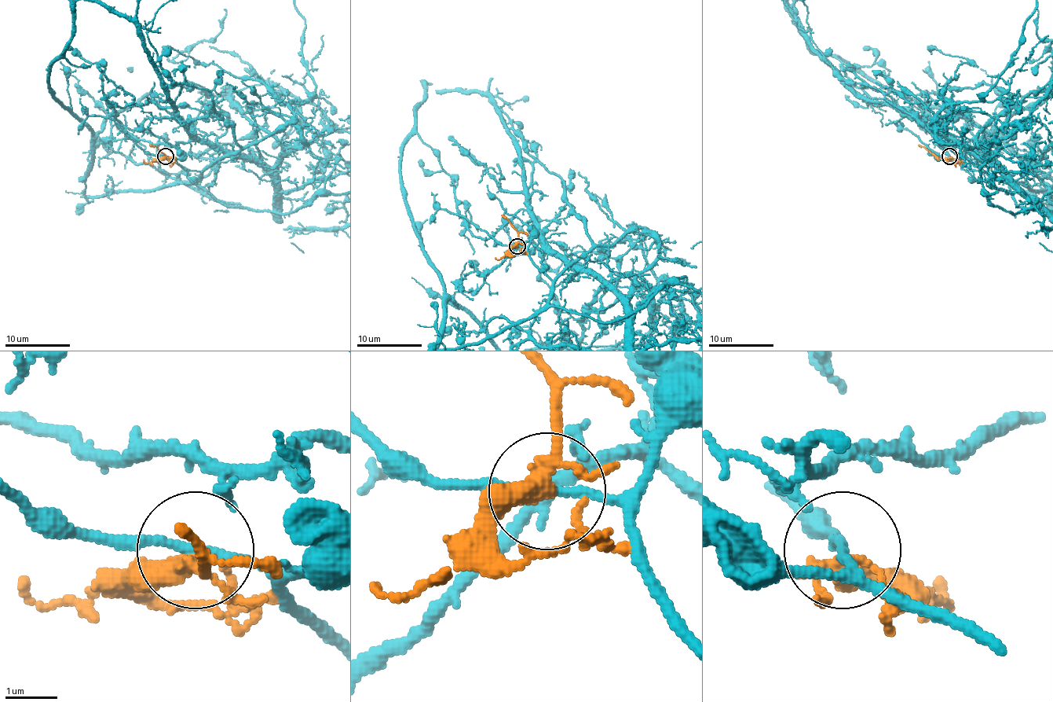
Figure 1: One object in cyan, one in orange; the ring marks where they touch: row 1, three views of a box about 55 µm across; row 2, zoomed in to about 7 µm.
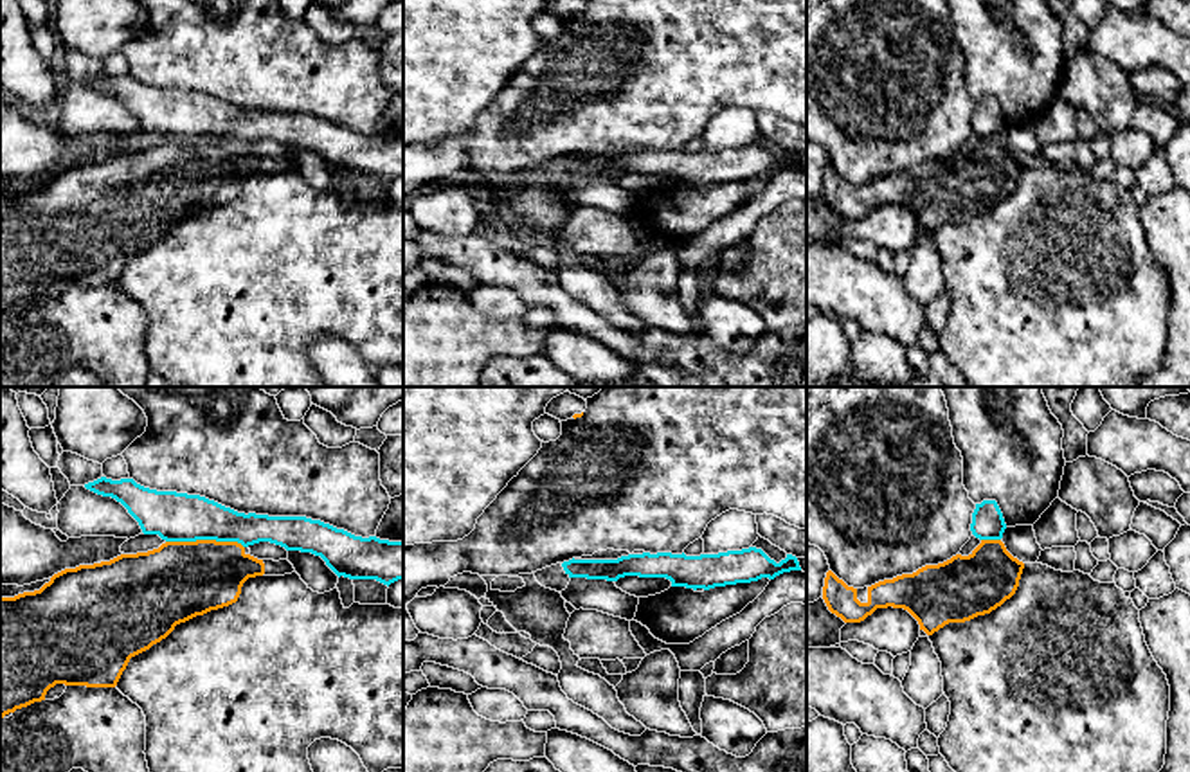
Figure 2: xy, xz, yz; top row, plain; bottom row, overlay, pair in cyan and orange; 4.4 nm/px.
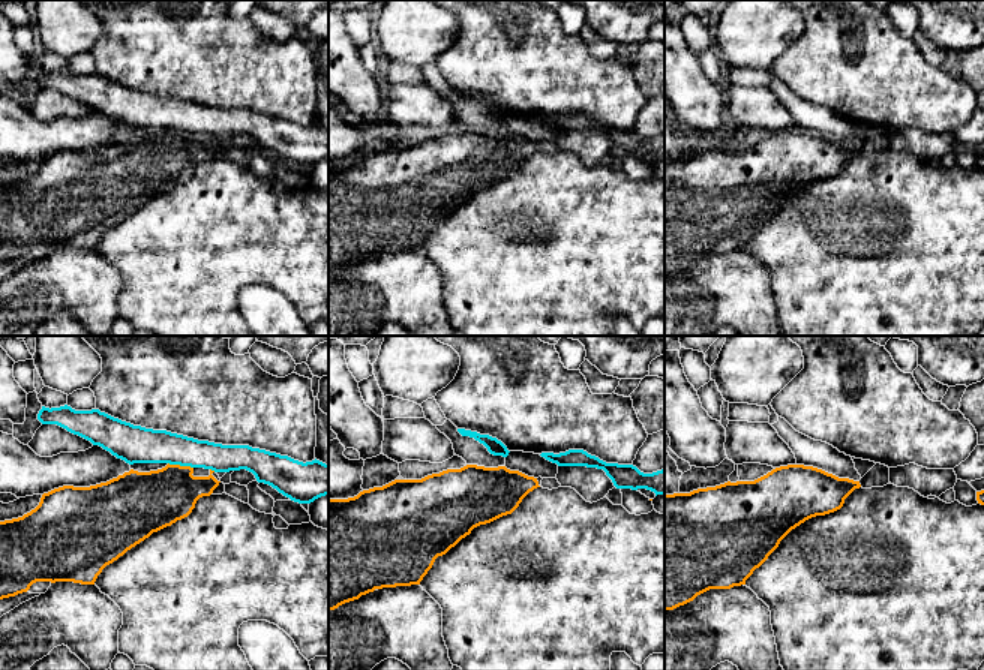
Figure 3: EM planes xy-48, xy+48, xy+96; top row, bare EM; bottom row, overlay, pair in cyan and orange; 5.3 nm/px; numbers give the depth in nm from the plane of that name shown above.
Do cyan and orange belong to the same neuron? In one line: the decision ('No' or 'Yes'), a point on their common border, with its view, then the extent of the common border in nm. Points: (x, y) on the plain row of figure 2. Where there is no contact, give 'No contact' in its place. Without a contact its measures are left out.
No. Touches cyan at xy (206, 135). Shared border 360 nm

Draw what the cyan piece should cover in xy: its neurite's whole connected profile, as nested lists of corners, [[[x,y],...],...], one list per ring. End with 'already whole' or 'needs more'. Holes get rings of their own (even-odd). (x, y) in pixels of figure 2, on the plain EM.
[[[101,74],[85,81],[85,85],[97,92],[115,95],[139,119],[144,131],[158,131],[166,139],[216,137],[238,139],[243,144],[270,139],[286,148],[320,153],[338,175],[376,176],[387,184],[403,176],[403,137],[389,139],[376,133],[362,135],[306,113],[245,112],[200,92],[149,86],[137,81],[133,76],[112,77]]]; already whole

